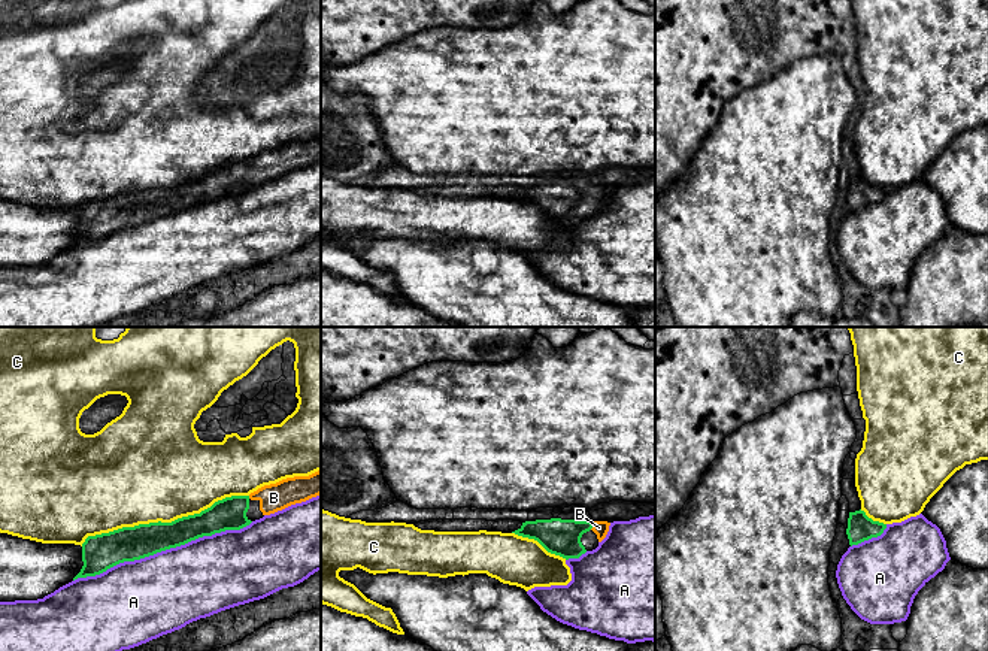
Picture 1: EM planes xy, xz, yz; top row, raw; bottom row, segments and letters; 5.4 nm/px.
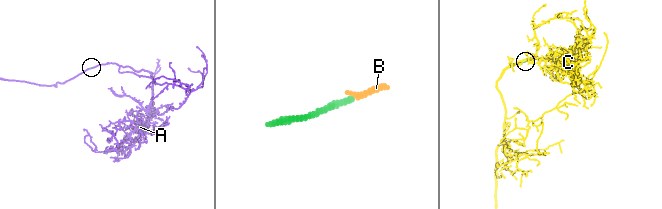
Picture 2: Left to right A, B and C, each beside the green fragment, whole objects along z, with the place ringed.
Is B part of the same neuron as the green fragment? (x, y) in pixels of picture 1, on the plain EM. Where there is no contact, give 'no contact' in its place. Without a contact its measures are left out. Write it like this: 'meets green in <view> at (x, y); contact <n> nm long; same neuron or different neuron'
meets green in xz at (591, 191); contact 40 nm long; same neuron

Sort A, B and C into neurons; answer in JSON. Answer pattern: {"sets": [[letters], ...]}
{"sets": [["A"], ["B"], ["C"]]}

